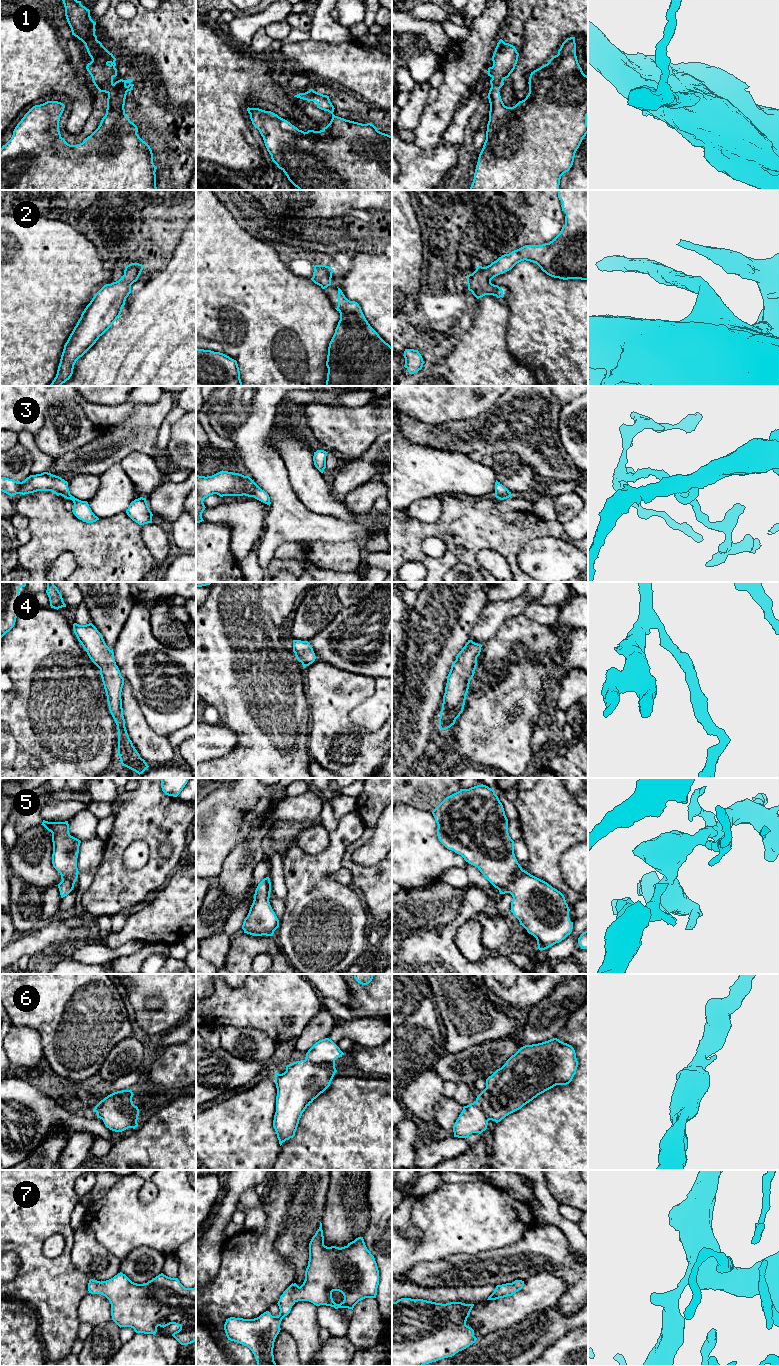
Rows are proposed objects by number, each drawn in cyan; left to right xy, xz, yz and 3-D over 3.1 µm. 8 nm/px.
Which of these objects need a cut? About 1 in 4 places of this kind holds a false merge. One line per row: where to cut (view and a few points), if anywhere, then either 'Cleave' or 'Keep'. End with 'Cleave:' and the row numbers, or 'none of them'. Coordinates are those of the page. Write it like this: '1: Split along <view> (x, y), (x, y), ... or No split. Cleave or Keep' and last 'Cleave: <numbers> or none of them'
1: No split. Keep
2: No split. Keep
3: No split. Keep
4: No split. Keep
5: No split. Keep
6: No split. Keep
7: No split. Keep
Cleave: none of them

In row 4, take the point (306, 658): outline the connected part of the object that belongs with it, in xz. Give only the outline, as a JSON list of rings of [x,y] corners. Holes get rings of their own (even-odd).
[[[293,640],[293,652],[304,667],[309,666],[316,659],[313,648],[308,641]]]

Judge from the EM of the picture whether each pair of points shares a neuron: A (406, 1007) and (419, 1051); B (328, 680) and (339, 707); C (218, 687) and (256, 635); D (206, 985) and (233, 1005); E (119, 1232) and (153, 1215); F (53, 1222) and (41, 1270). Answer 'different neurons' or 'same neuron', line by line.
A: same neuron
B: same neuron
C: same neuron
D: different neurons
E: same neuron
F: same neuron

